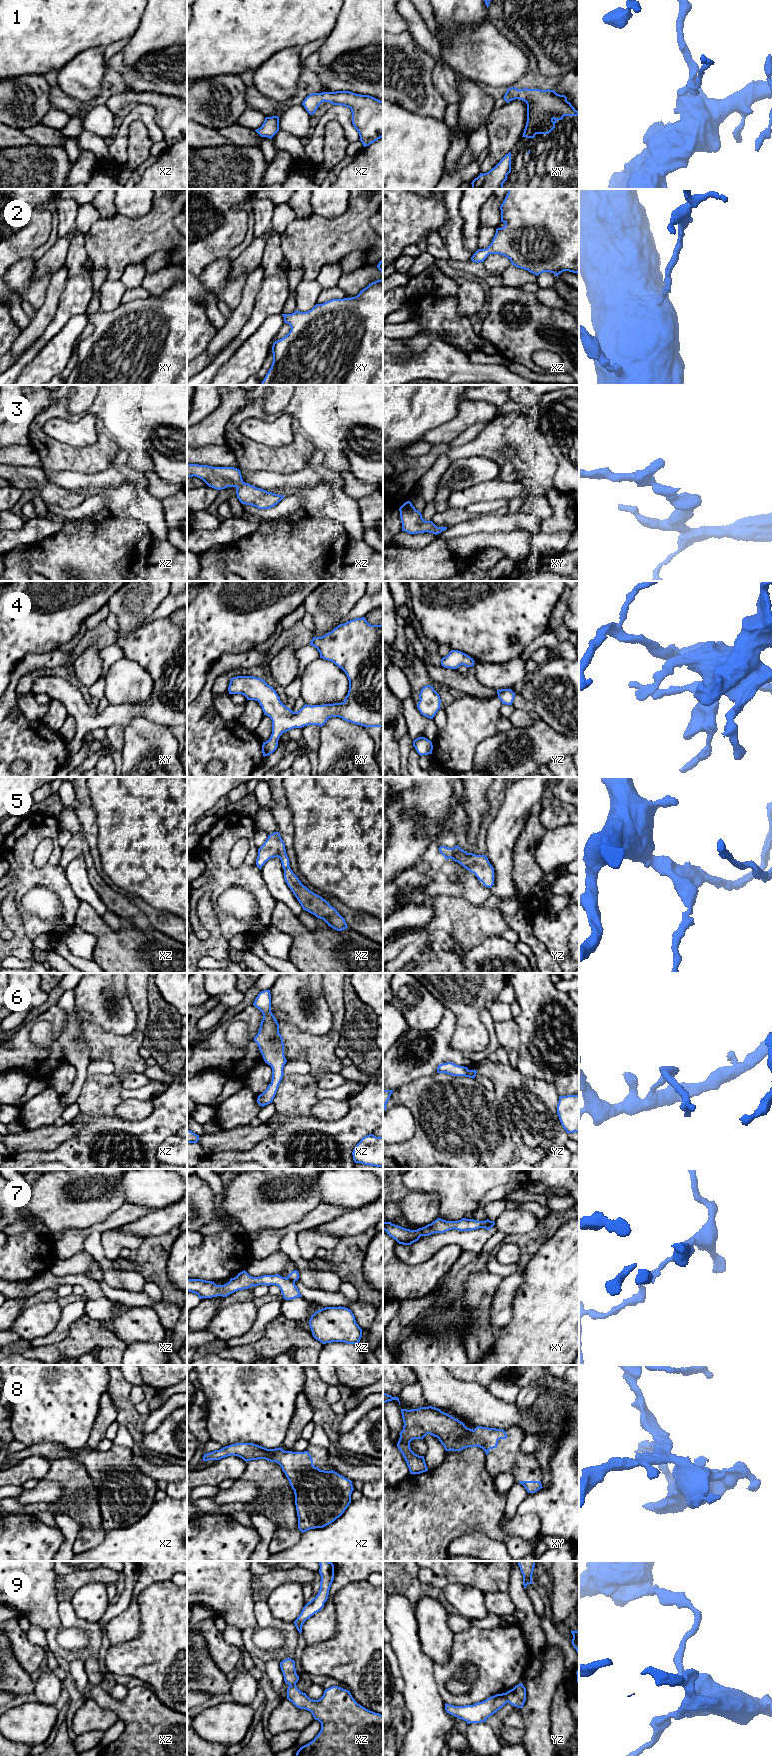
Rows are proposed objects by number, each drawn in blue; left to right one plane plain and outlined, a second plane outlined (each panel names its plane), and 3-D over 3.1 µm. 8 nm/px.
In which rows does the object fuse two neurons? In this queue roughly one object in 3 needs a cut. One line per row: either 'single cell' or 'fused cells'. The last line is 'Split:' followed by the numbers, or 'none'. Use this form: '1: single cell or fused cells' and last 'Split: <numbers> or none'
1: single cell
2: single cell
3: single cell
4: single cell
5: single cell
6: single cell
7: fused cells
8: single cell
9: fused cells
Split: 7, 9

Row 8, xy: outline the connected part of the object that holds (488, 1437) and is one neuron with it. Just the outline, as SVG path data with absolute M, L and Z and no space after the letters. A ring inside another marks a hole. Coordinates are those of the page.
M428 1406L418 1409L401 1409L404 1422L397 1447L402 1453L410 1474L428 1471L424 1456L415 1454L410 1448L414 1439L422 1439L430 1434L437 1437L446 1451L461 1451L468 1447L480 1447L486 1455L497 1448L499 1439L506 1439L503 1429L477 1426L474 1430L441 1409Z

